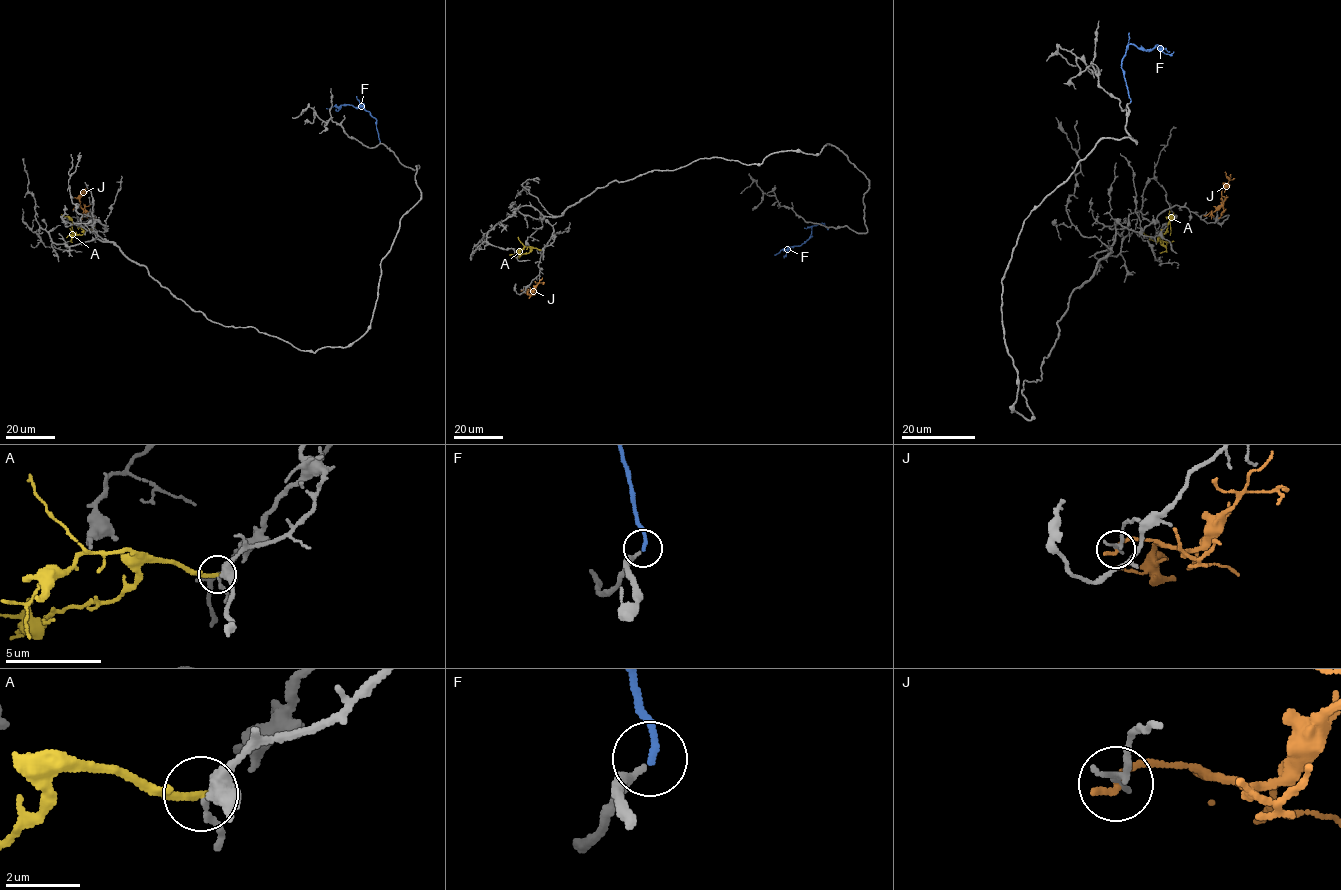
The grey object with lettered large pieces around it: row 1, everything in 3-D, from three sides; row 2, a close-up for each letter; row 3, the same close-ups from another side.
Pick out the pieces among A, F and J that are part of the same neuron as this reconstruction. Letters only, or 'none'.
F

